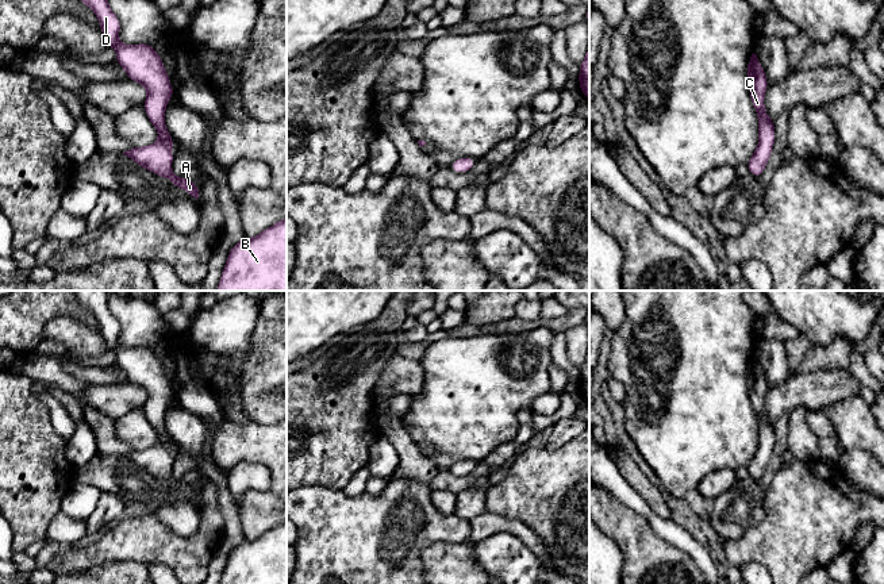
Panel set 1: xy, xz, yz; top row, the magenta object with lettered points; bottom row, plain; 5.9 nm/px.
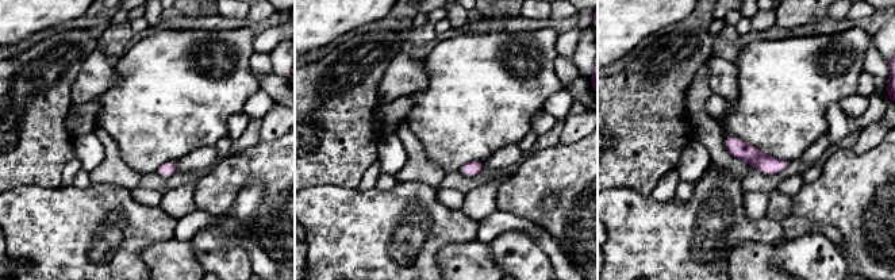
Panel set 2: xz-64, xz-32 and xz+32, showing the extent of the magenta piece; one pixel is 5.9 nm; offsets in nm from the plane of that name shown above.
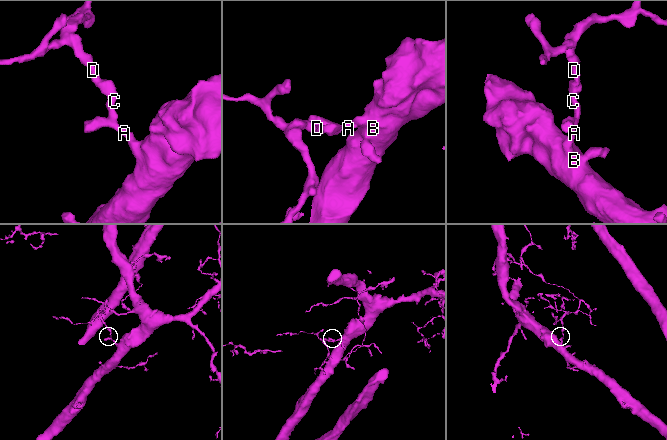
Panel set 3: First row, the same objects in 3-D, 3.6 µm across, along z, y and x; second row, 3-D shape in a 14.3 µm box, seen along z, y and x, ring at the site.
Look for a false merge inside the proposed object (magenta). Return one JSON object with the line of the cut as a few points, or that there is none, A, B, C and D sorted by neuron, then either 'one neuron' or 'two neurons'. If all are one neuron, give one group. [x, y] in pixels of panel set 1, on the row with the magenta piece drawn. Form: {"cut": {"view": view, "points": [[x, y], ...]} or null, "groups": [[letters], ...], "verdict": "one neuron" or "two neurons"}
{"cut": null, "groups": [["A", "B", "C", "D"]], "verdict": "one neuron"}

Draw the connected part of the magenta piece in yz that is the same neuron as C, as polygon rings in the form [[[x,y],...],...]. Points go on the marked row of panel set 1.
[[[753,53],[746,68],[750,99],[758,118],[758,146],[747,162],[752,176],[760,178],[772,154],[776,131],[775,122],[766,115],[764,96],[769,87],[765,72]]]

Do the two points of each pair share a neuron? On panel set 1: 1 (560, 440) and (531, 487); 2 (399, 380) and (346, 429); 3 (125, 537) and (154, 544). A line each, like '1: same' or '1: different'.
1: different
2: different
3: same

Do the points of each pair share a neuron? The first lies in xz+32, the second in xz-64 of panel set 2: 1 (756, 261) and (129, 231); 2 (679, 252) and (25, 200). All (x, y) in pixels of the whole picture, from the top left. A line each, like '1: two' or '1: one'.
1: two
2: one

